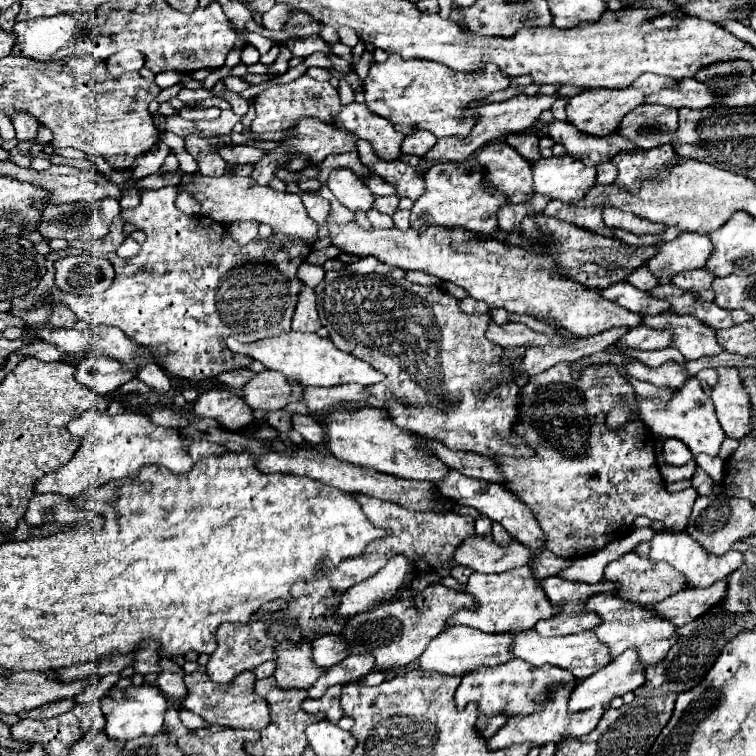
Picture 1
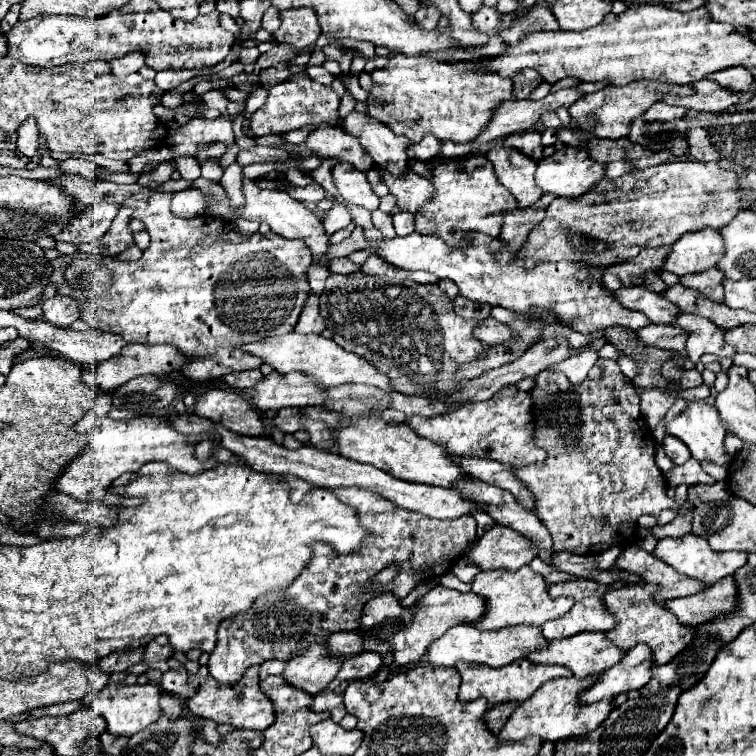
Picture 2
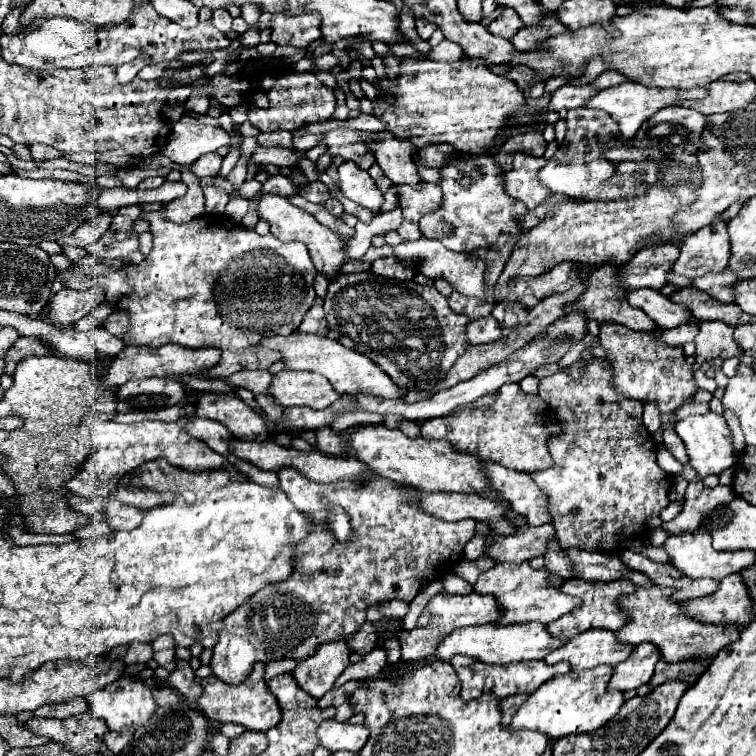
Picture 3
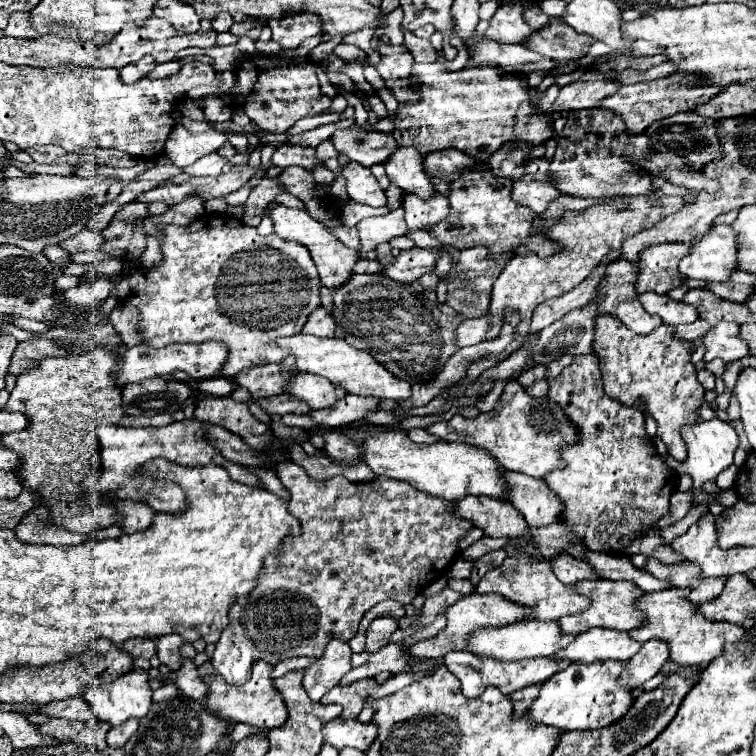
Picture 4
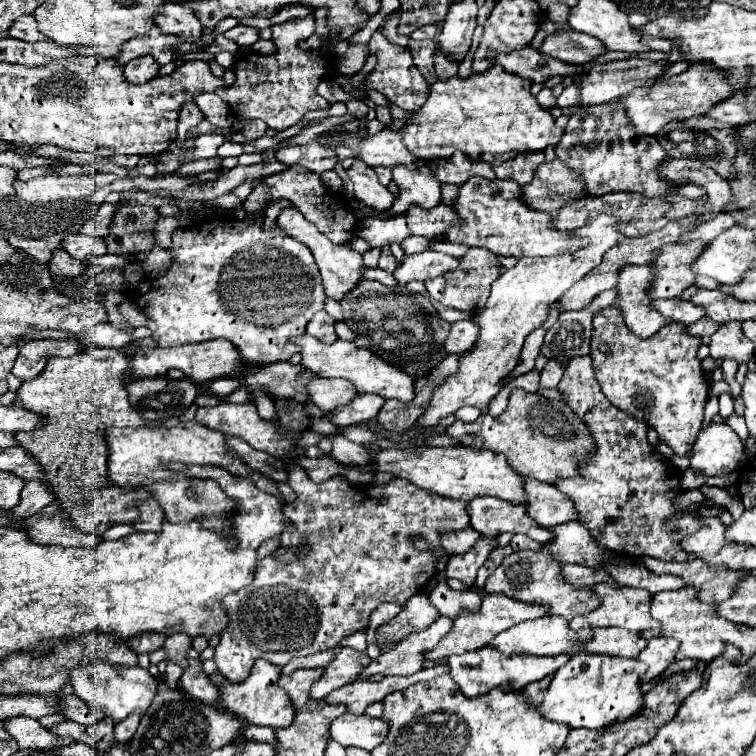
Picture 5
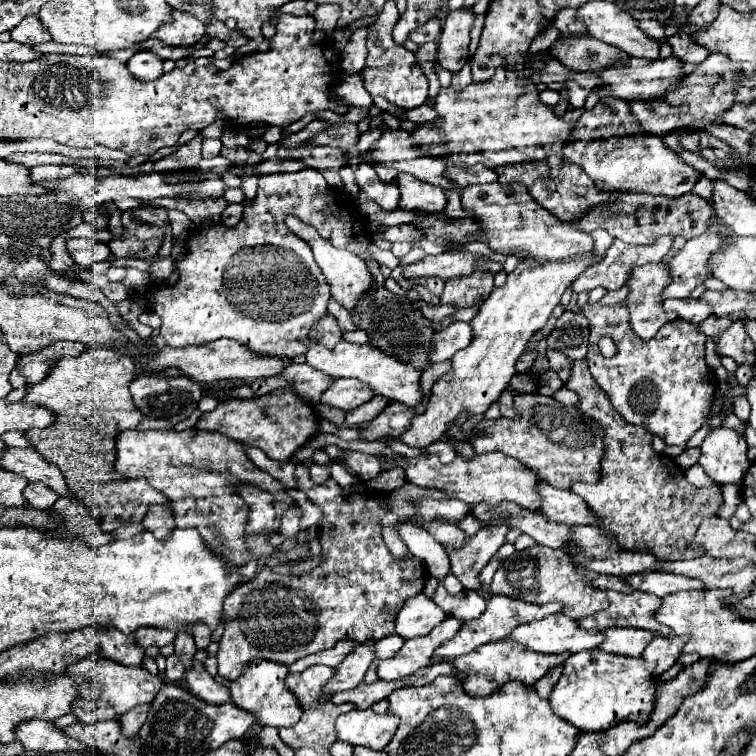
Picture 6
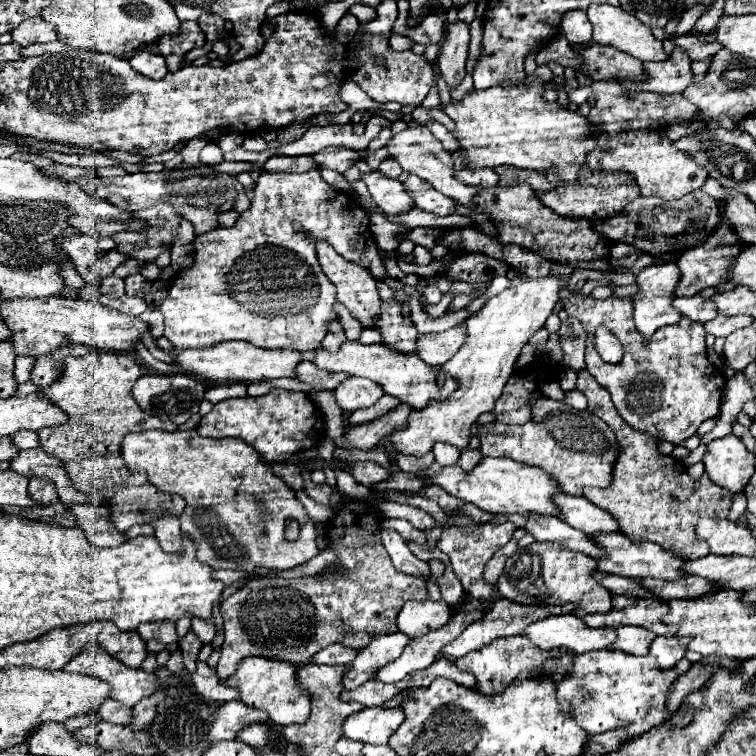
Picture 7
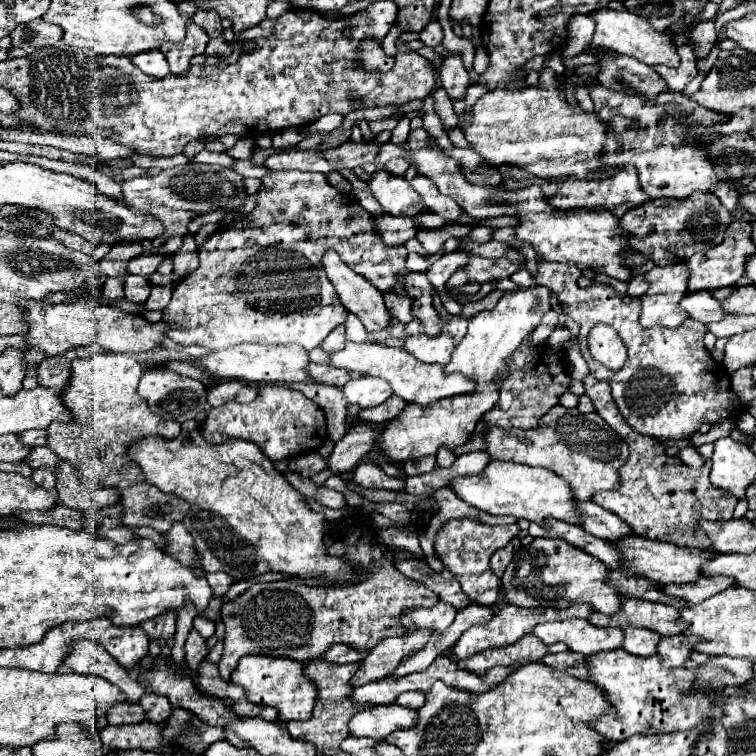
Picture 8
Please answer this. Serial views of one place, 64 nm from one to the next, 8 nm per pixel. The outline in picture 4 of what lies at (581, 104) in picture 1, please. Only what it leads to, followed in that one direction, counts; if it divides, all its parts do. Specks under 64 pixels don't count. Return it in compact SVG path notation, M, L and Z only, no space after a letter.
M660 78L660 80L640 82L640 84L632 84L632 86L620 86L616 90L616 94L600 100L598 106L602 110L610 110L612 114L620 116L626 124L626 132L632 136L632 134L644 132L656 120L662 120L662 118L676 114L676 112L682 112L682 110L692 110L694 106L708 102L714 94L718 94L718 86L696 88L692 84L672 84L672 80Z

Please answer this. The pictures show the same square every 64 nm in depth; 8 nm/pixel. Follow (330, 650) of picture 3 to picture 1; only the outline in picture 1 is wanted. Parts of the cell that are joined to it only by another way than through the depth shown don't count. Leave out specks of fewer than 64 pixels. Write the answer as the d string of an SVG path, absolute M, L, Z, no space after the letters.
M280 642L276 646L276 670L274 670L274 680L276 684L282 688L282 690L292 690L292 688L310 688L312 680L316 680L316 676L320 676L320 670L324 668L318 668L312 664L310 660L310 654L312 654L312 646L310 644L292 644L292 642Z

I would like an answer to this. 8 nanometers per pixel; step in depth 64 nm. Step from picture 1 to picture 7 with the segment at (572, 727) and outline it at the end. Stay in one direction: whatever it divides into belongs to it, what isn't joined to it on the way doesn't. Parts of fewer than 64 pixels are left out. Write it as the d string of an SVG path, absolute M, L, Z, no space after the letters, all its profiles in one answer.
M592 650L574 656L570 670L558 684L558 704L568 710L588 734L632 726L632 736L638 736L670 720L670 716L666 716L666 692L676 678L678 674L674 670L660 672L652 656Z

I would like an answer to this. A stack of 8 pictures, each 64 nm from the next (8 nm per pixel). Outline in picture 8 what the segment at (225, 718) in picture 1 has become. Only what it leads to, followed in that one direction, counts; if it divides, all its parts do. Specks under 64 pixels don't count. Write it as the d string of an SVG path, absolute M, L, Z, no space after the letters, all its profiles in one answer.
M244 656L236 672L232 674L230 682L244 688L248 702L256 706L276 708L278 720L290 722L290 720L308 720L316 704L316 688L312 688L312 682L306 682L302 676L304 676L304 666L296 664L296 660L292 662L268 656Z

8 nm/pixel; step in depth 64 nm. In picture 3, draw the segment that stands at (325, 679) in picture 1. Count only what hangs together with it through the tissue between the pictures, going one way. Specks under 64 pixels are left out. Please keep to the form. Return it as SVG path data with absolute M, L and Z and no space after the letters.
M374 648L368 654L364 654L360 662L348 664L334 686L338 688L338 686L342 686L348 680L370 680L370 678L376 678L384 666L386 666L384 648Z

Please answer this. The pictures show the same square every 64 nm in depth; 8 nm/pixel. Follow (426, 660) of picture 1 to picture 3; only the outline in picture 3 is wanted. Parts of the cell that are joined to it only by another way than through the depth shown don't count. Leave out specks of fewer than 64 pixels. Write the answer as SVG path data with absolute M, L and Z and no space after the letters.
M492 624L486 626L470 626L456 628L436 646L436 658L442 662L450 662L454 656L470 656L484 664L510 664L522 660L542 660L552 648L560 646L558 640L548 636L544 624L512 624L508 628L496 628Z

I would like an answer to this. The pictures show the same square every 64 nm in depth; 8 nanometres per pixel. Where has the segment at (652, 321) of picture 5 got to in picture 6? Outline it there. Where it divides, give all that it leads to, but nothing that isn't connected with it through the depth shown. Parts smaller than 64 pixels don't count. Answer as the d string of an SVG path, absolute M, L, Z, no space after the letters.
M646 264L634 268L626 286L630 294L626 296L630 312L630 328L644 340L652 338L664 324L672 322L676 316L662 310L660 288L668 284L668 270L664 264Z

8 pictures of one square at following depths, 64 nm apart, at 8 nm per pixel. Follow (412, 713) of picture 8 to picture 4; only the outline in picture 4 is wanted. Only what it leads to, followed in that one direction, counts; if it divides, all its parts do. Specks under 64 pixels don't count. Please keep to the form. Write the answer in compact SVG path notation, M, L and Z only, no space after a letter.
M332 720L322 726L324 742L328 742L334 748L356 748L356 750L366 750L368 744L376 738L376 726L372 722L362 724L358 720Z

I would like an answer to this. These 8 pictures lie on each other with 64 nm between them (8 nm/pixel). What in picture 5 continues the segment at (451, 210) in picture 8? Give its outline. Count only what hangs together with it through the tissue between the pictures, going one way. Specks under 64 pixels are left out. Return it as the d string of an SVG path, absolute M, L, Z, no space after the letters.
M416 160L416 168L408 168L404 164L398 164L392 168L392 180L400 188L398 200L392 204L392 208L383 211L387 214L406 212L410 206L422 206L432 208L440 204L440 182L430 172L428 164L424 160Z

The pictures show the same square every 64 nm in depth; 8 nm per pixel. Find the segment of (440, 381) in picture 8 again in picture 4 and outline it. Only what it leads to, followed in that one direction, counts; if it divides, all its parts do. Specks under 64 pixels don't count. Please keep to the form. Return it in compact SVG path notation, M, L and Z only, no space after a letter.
M299 333L296 336L291 336L290 341L293 342L293 348L290 349L291 354L296 356L296 368L300 372L324 376L332 384L346 390L348 394L374 396L378 400L406 400L406 398L410 398L410 384L406 380L396 380L368 352L348 346L342 338L320 338L320 336L304 336Z

